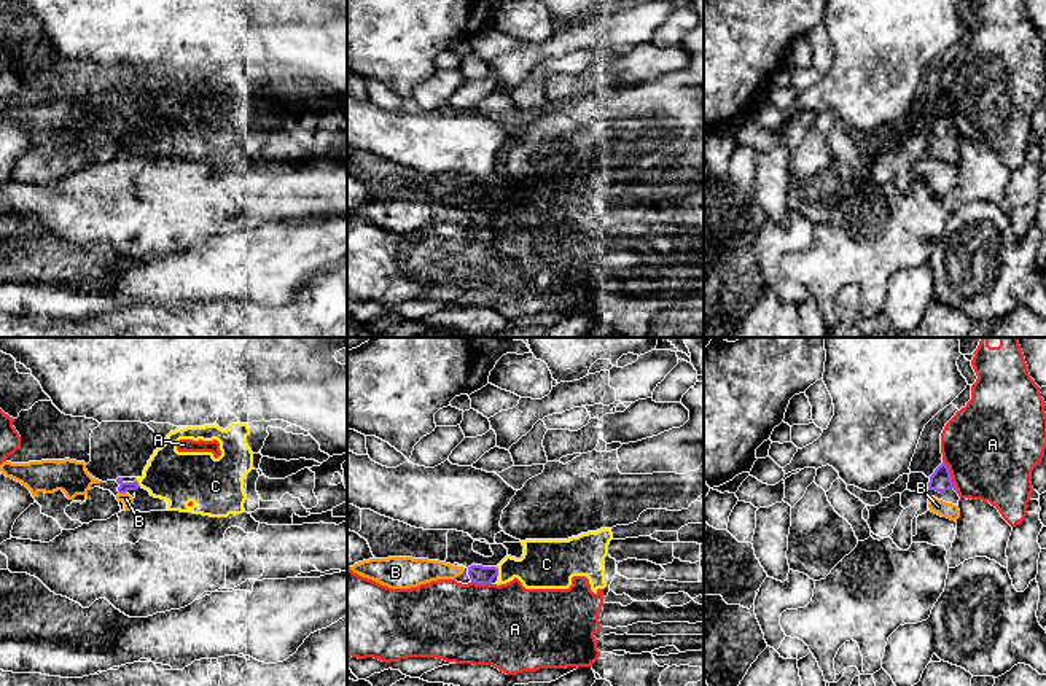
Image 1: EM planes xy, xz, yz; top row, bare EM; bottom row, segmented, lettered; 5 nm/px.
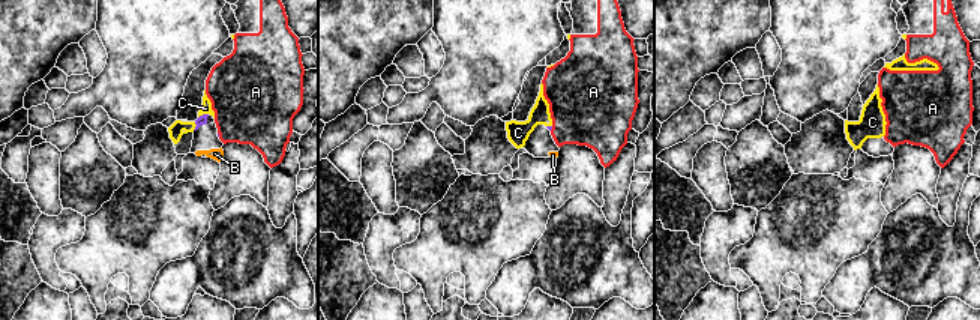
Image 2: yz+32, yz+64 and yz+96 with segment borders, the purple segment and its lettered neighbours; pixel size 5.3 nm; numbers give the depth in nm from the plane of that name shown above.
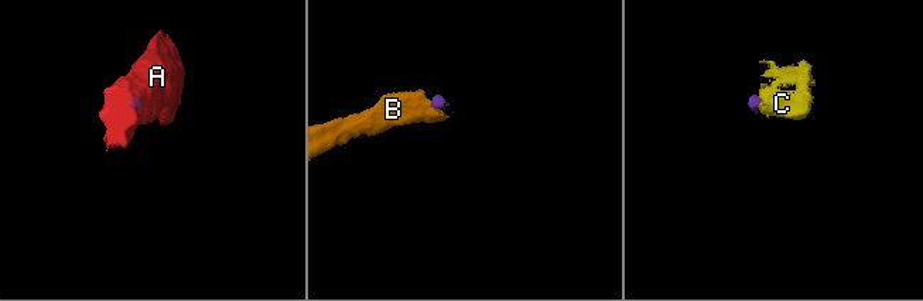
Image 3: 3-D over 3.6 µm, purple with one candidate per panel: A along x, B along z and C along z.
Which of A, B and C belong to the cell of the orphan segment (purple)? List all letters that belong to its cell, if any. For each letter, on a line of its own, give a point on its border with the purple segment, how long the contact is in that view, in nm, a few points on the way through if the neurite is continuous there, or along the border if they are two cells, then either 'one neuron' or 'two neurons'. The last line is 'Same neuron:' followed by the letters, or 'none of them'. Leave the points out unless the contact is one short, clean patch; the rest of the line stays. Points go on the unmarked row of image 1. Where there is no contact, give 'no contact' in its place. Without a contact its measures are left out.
A: meets purple in yz at (951, 120); contact 180 nm long; border along yz (943, 104), (957, 134); two neurons
B: meets purple in xy at (123, 136); contact 30 nm long; runs through xy (123, 131), (123, 136), (126, 142); one neuron
C: meets purple in xz at (497, 215); contact 50 nm long; runs through xz (481, 218), (497, 215), (538, 212), (545, 207); one neuron
Same neuron: B, C

